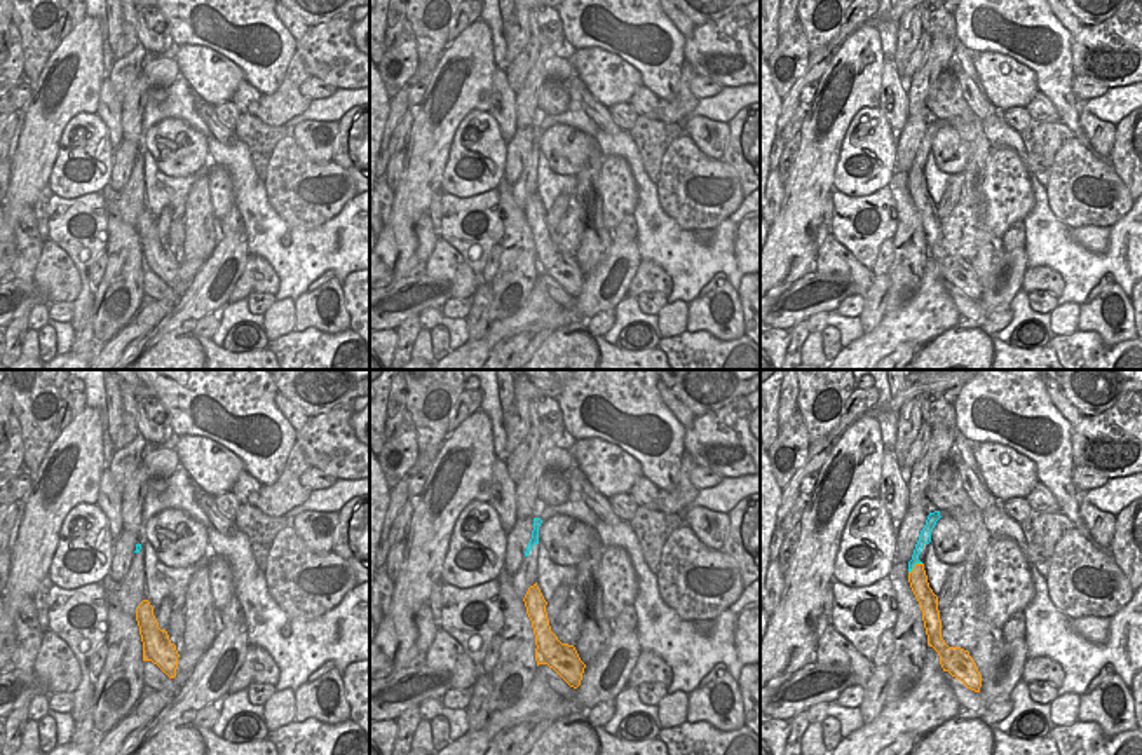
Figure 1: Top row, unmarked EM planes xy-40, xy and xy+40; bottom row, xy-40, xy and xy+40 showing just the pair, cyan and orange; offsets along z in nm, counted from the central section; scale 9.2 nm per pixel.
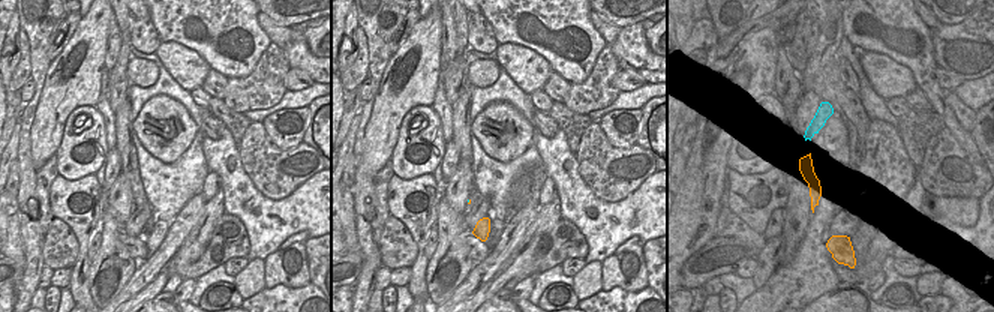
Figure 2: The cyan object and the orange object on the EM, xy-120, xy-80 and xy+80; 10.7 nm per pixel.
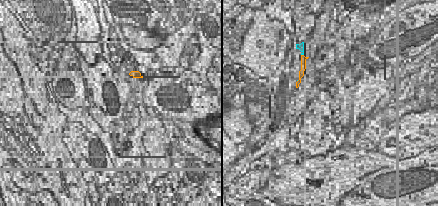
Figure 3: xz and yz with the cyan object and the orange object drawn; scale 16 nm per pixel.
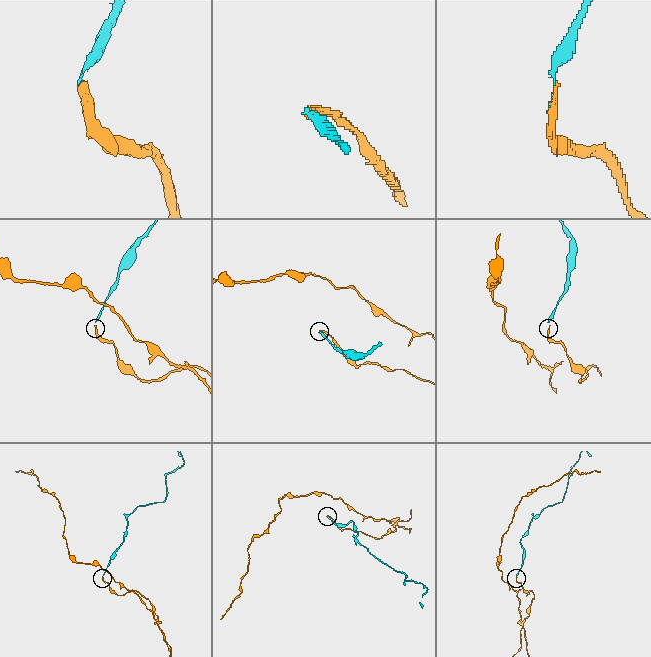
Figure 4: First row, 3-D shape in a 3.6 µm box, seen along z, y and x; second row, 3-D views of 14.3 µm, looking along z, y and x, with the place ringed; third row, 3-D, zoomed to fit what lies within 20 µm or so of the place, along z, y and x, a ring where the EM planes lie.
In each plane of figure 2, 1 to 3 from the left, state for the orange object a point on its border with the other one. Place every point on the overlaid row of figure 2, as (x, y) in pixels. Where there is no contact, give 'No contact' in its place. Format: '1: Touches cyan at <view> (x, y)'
1: No contact
2: No contact
3: No contact.

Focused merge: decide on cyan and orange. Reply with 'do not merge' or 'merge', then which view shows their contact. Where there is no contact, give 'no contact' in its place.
do not merge; meets cyan in xy+40

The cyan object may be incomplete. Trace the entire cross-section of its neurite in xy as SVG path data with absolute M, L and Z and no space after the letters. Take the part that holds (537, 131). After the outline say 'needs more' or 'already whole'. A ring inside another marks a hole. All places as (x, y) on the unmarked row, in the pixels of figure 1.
M534 127L532 148L527 155L525 167L513 185L513 199L518 207L525 207L530 195L537 192L537 159L539 159L539 136L542 129Z; needs more

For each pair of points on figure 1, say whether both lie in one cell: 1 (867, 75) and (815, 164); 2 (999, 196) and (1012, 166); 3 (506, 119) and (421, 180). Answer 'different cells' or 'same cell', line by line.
1: same cell
2: same cell
3: different cells

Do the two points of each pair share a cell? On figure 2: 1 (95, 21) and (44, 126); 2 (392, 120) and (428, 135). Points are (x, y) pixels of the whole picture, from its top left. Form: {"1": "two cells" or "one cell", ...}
{"1": "one cell", "2": "two cells"}

